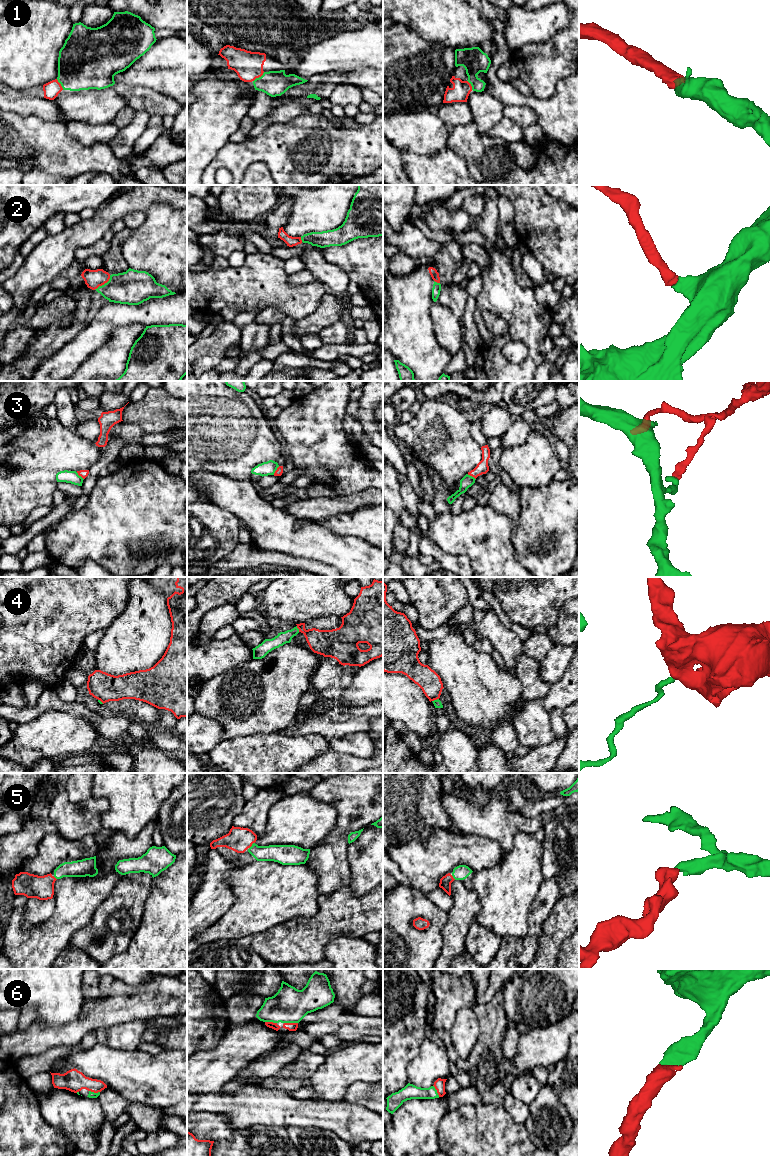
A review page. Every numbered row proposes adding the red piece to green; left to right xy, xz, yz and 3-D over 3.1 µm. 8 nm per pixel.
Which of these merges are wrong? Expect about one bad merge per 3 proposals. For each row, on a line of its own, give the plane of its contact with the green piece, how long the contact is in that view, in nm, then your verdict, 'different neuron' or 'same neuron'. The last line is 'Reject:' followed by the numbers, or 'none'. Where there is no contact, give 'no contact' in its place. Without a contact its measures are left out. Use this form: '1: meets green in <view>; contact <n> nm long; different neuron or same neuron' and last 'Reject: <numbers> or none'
1: meets green in xz; contact 120 nm long; same neuron
2: meets green in xy; contact 180 nm long; same neuron
3: meets green in xz; contact 90 nm long; different neuron
4: meets green in yz; contact 60 nm long; different neuron
5: meets green in xz; contact 70 nm long; same neuron
6: meets green in xz; contact 110 nm long; same neuron
Reject: 3, 4

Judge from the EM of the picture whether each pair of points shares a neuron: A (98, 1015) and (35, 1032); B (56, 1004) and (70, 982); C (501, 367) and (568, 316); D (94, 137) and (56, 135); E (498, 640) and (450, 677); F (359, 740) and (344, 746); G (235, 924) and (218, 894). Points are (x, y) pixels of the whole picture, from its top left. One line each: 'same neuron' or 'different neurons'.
A: same neuron
B: same neuron
C: different neurons
D: different neurons
E: different neurons
F: same neuron
G: different neurons

